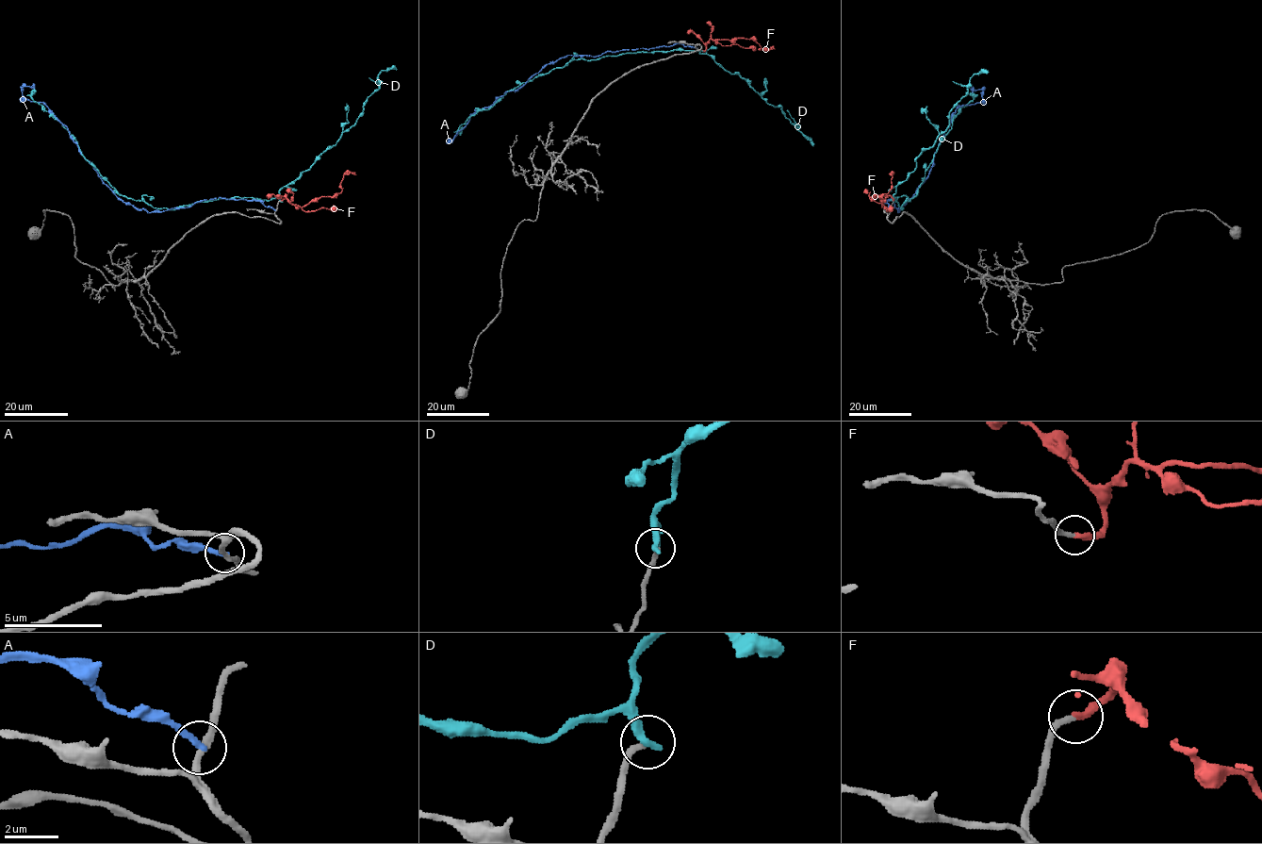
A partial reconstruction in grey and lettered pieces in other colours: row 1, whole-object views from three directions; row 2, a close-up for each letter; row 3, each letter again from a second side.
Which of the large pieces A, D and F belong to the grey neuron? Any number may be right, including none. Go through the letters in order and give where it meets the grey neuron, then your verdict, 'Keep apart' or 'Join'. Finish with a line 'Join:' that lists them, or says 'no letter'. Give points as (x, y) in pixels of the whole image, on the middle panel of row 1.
A: Touches grey at (696, 47). Keep apart
D: Touches grey at (701, 50). Keep apart
F: Touches grey at (701, 50). Join
Join: F

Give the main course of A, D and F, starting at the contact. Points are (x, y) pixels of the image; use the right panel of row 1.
A: (890, 210), (886, 200), (898, 212), (927, 176), (952, 114), (983, 100), (983, 90), (970, 88)
D: (893, 201), (894, 197), (902, 208), (916, 194), (940, 140), (951, 128), (958, 111), (973, 99), (971, 92)
F: (893, 201), (890, 195), (881, 203), (882, 206), (880, 197), (892, 187), (892, 175)

